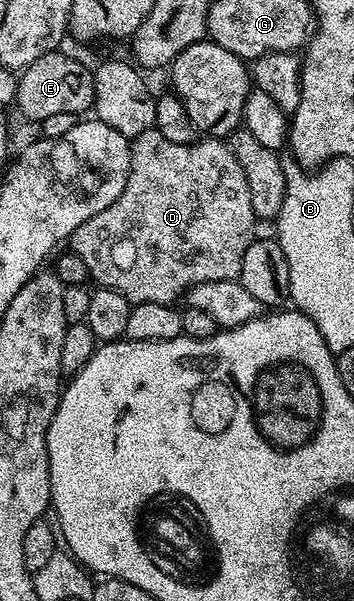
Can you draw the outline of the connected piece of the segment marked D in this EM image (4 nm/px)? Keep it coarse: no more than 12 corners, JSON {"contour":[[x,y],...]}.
{"contour":[[132,138],[67,245],[130,305],[236,281],[255,239],[224,140]]}

